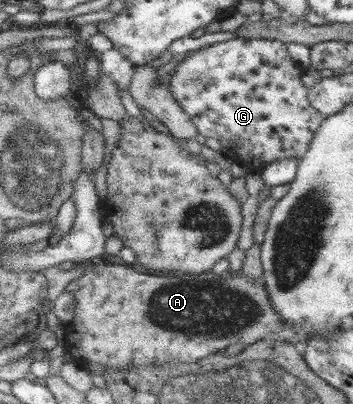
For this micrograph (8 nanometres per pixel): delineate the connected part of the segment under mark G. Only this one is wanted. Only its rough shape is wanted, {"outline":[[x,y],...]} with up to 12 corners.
{"outline":[[285,42],[192,51],[169,89],[244,168],[301,160],[326,116]]}

